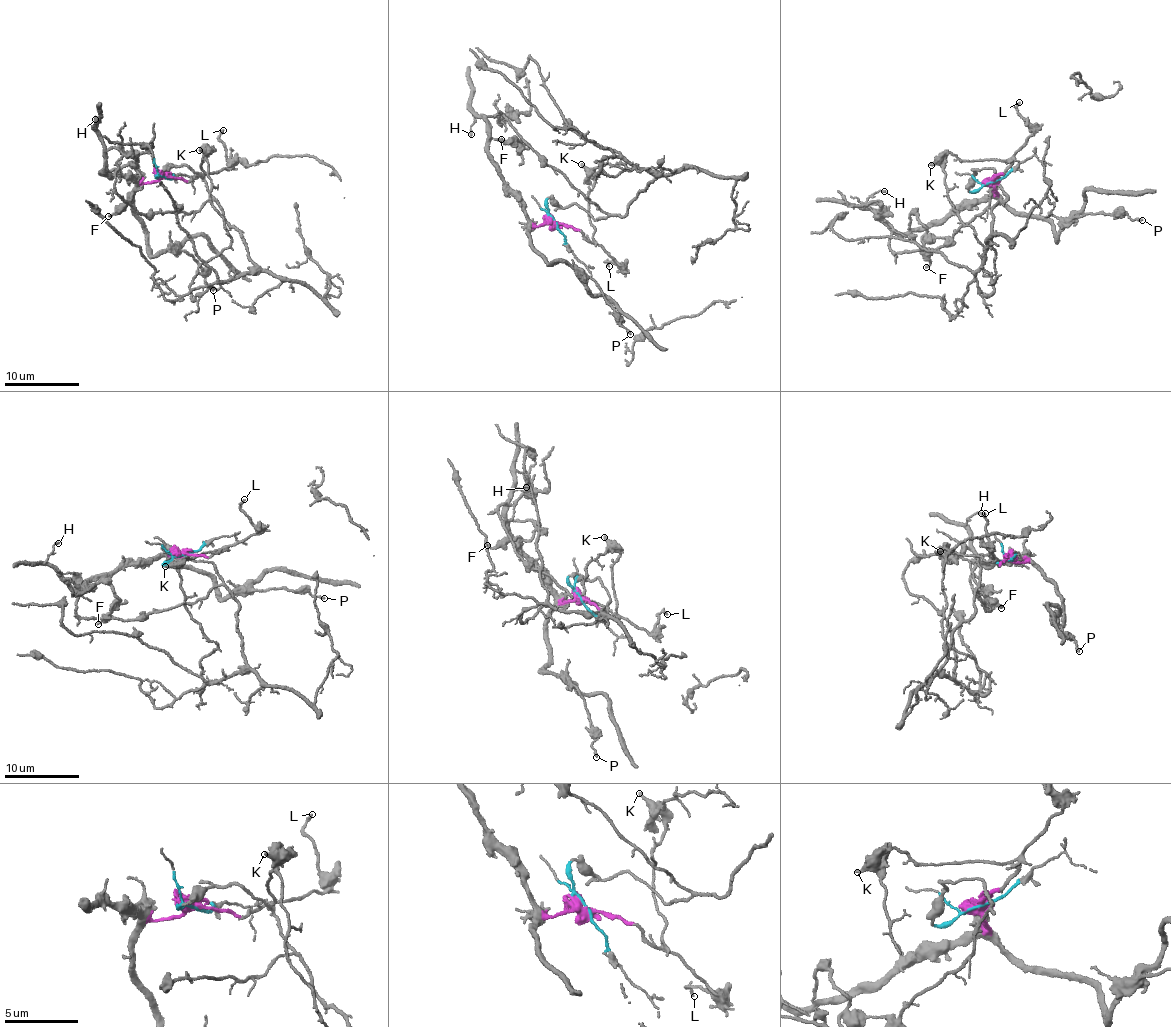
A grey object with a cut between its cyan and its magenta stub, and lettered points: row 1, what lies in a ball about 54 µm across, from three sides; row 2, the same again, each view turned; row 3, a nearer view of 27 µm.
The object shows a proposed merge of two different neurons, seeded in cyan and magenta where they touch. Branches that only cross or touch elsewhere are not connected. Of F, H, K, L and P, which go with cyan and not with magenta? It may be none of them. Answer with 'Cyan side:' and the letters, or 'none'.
Cyan side: none

